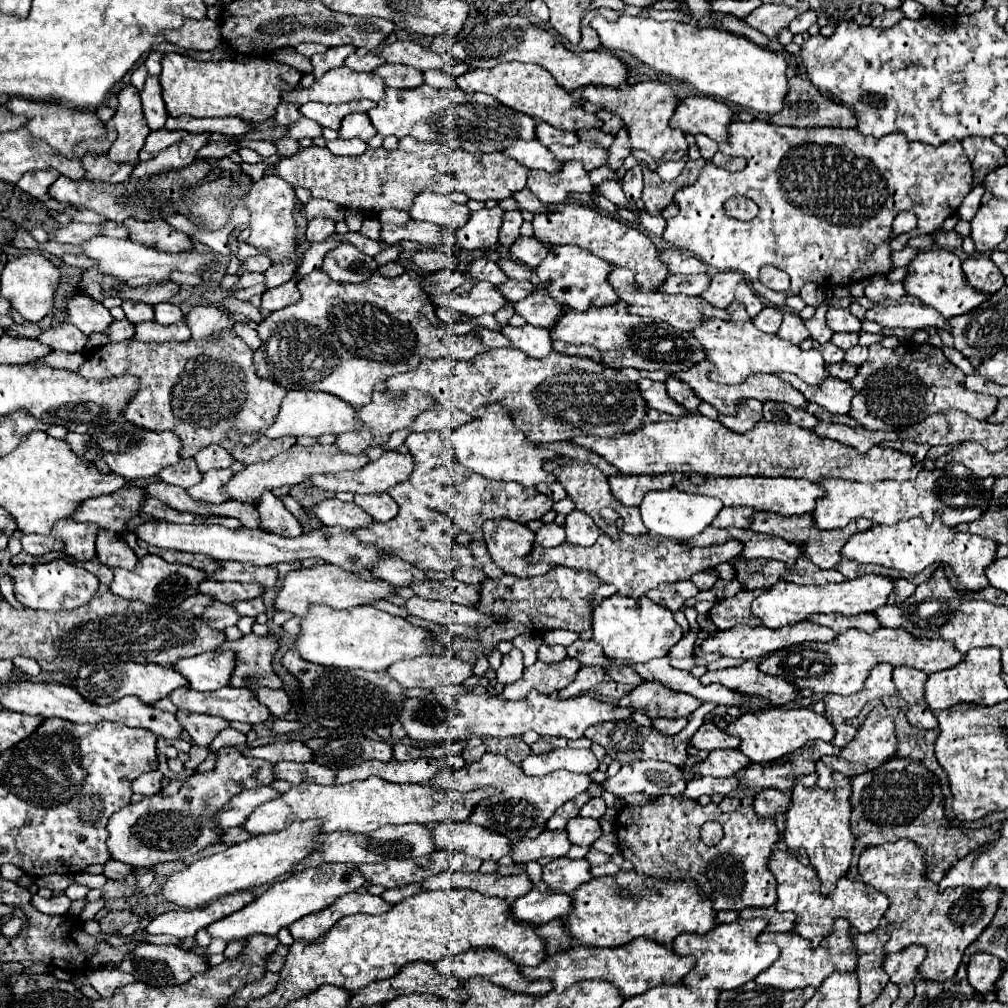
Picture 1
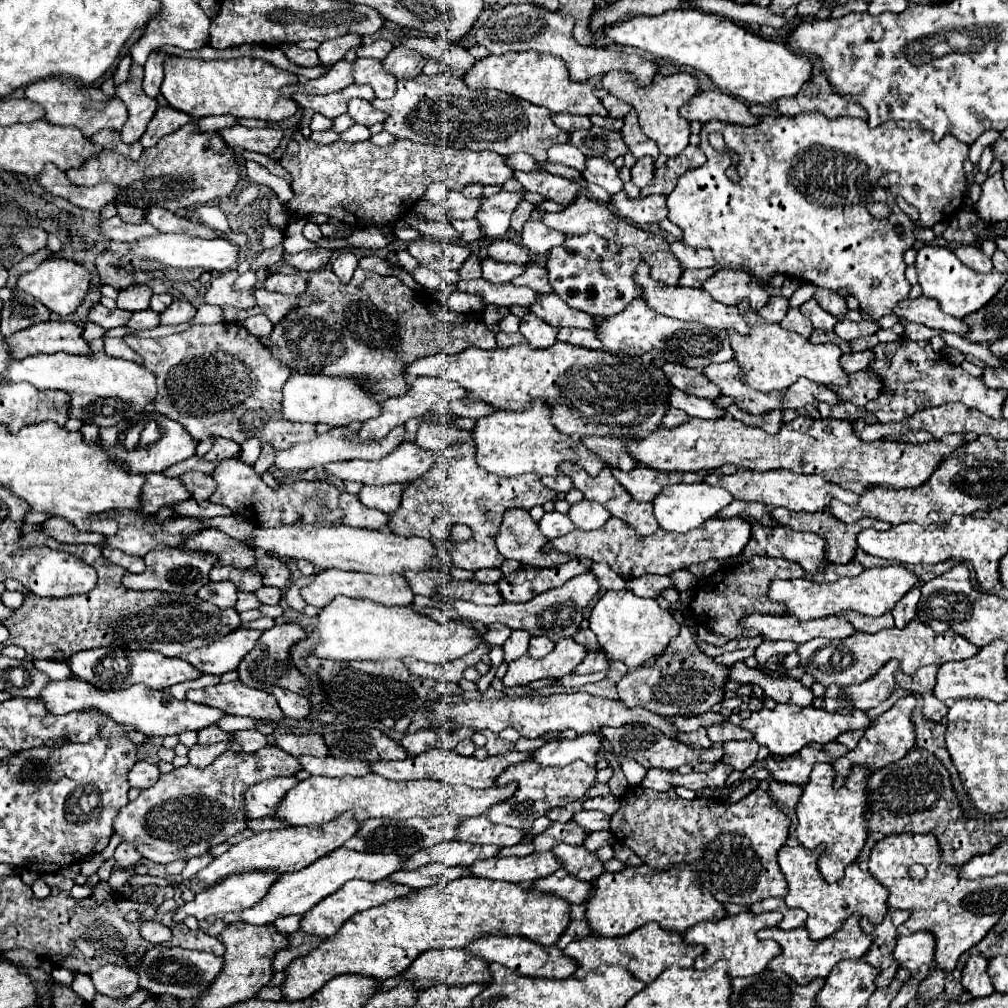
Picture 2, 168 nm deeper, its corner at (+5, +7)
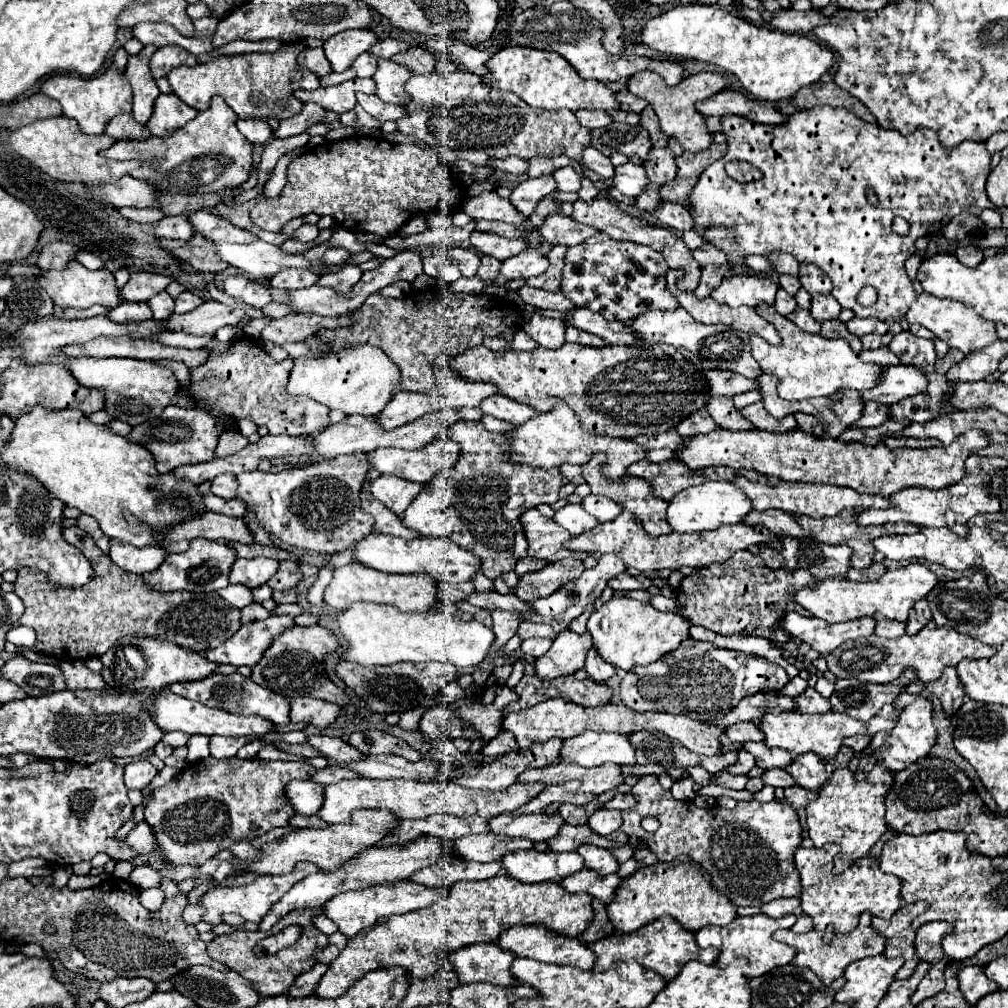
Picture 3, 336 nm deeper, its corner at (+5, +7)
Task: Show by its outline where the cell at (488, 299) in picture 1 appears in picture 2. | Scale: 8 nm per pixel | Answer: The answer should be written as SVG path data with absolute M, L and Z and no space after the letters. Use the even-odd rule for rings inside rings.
M484 279L476 281L460 281L456 285L460 291L476 293L486 305L498 305L498 307L510 307L510 305L524 305L528 307L536 293L530 287L514 287L512 283L486 283Z

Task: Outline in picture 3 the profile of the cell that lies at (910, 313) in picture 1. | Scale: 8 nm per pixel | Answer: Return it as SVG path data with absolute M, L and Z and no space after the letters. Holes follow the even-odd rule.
M930 293L918 295L916 303L906 313L906 319L908 319L908 323L918 323L918 325L930 329L938 339L946 341L954 349L960 349L962 353L976 351L976 349L986 347L986 345L990 345L992 341L998 339L996 325L988 319L982 319L982 315L978 315L972 307L966 307L964 303L958 303L958 301L952 301L952 299L938 299Z

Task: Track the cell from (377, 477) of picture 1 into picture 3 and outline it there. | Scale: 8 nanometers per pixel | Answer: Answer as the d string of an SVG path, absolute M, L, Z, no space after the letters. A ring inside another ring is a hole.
M434 439L418 451L378 449L370 453L370 463L384 475L396 475L416 483L428 483L436 473L452 469L458 461L460 447L452 439Z

